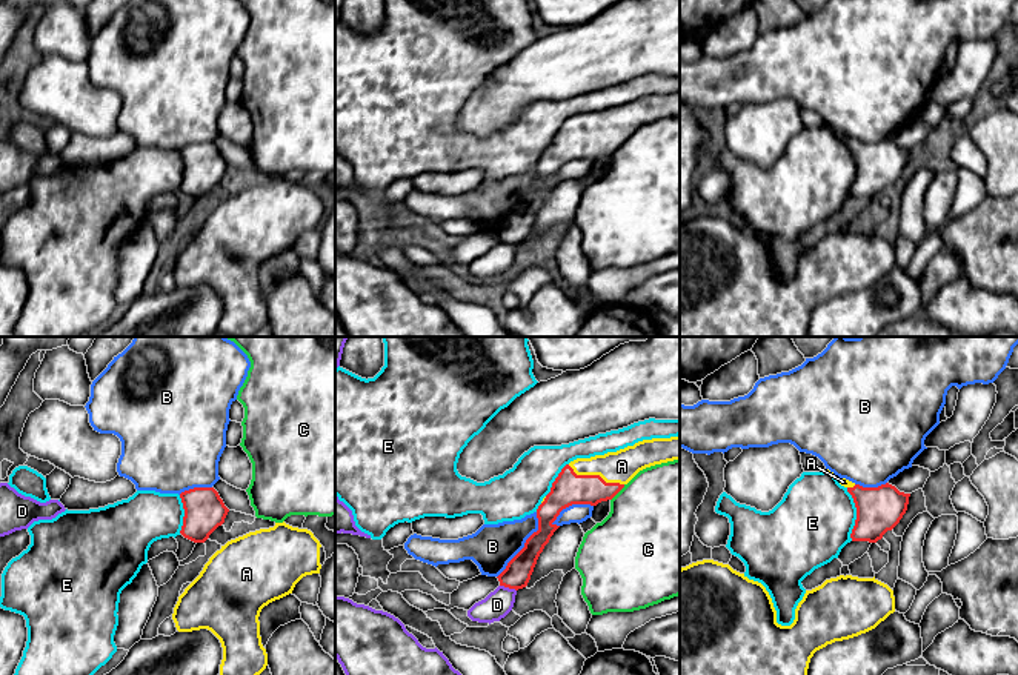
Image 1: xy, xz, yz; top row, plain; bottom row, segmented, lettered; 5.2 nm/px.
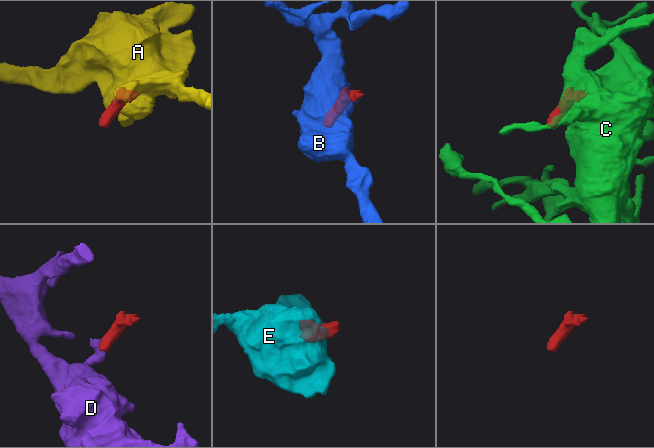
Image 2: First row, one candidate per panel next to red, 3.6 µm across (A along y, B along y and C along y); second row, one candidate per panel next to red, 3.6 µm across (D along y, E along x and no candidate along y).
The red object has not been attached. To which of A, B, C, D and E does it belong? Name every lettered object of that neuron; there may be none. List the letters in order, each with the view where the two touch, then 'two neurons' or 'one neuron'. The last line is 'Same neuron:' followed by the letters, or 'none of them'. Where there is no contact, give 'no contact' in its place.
A: contact in xz; one neuron
B: contact in xz; two neurons
C: contact in xz; two neurons
D: contact in xz; two neurons
E: contact in yz; two neurons
Same neuron: A

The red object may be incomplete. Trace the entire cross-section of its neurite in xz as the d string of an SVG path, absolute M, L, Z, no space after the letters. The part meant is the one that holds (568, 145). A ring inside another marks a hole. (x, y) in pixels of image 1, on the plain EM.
M680 91L643 95L617 108L566 120L537 165L538 186L497 232L500 241L515 246L527 241L540 209L560 183L554 177L563 165L612 155L640 126L674 115L680 115Z

